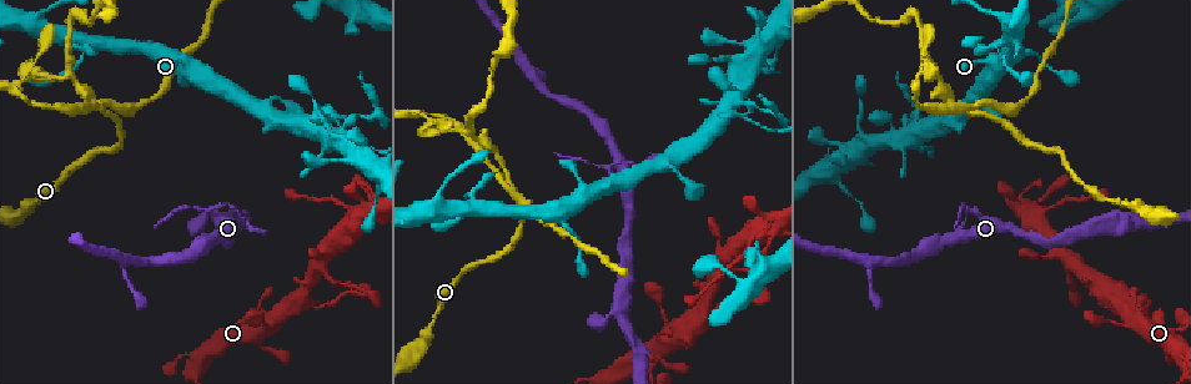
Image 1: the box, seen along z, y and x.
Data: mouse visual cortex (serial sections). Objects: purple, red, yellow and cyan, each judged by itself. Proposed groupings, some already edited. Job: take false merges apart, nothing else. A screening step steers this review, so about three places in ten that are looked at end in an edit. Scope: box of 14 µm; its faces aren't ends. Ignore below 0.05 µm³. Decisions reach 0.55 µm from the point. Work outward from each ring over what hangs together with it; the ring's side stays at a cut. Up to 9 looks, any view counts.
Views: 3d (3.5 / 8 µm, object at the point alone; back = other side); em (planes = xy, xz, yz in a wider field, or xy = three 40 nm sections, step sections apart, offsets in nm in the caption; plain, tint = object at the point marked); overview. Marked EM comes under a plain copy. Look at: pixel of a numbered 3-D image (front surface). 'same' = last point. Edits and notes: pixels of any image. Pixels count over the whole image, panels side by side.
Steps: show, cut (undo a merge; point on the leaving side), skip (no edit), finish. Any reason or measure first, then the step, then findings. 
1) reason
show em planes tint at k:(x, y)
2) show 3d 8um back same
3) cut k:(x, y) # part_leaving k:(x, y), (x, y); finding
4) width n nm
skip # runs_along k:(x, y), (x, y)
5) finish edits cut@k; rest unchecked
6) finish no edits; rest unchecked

abrupt turn
show em xy step 5 tint at 1:(606, 167)

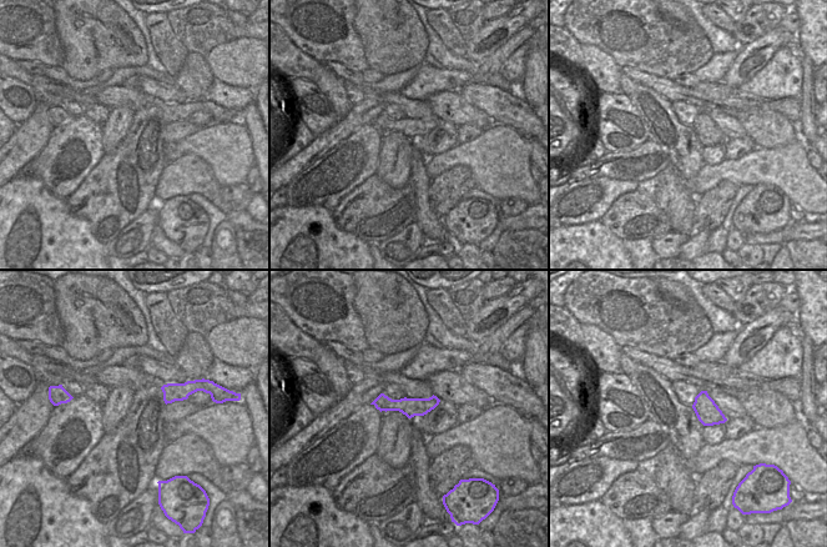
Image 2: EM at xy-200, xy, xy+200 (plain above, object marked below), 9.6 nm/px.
wider look
show 3d 3.5um same

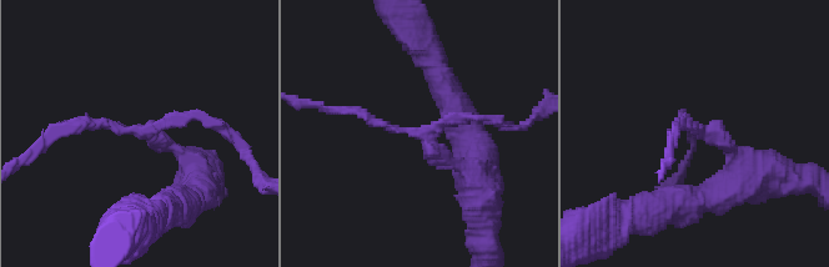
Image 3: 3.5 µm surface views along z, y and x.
skip # runs_along 2:(435, 401), (427, 405), (377, 402); one cell here

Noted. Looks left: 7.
show 3d 3.5um back at 1:(1038, 216)

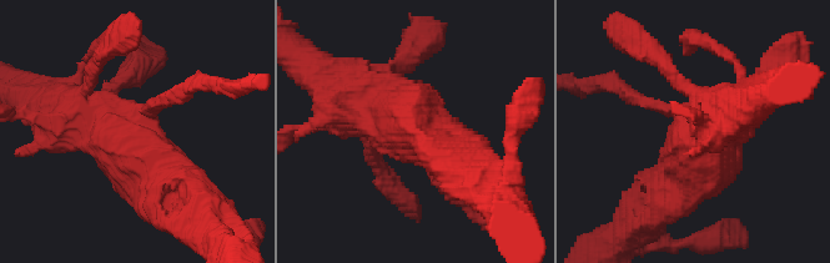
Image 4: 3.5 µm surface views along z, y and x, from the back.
now the EM
show em xy step 3 tint at 4:(688, 127)

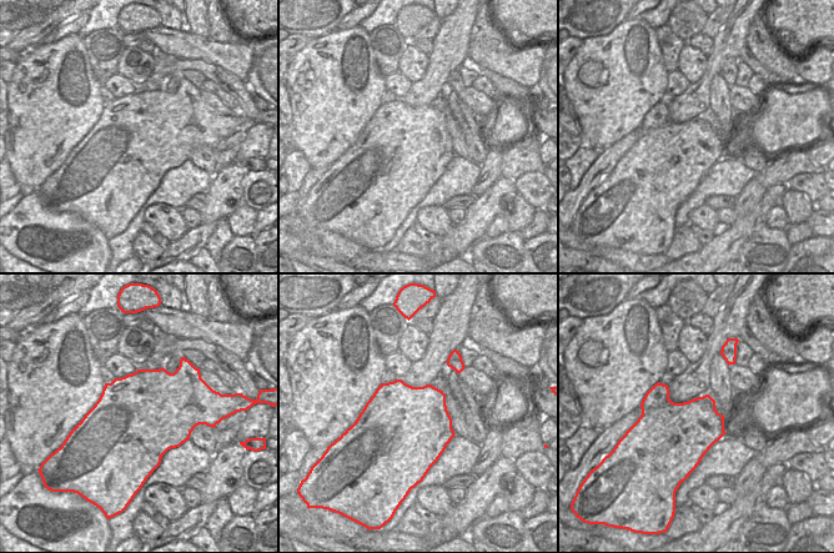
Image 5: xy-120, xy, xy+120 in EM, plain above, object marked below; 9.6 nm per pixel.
skip # runs_along 4:(668, 192), (689, 130), (629, 96); continuous, no second cell

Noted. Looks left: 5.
show 3d 3.5um at 1:(472, 136)

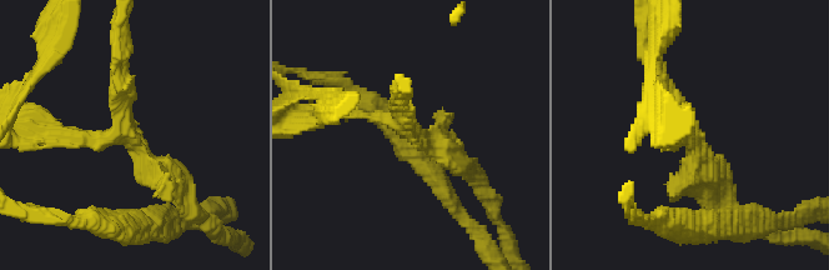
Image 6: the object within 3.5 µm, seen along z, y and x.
arms 3; arm_widths 150, 200, 300 nm
show em xy step 2 tint at 6:(406, 129)

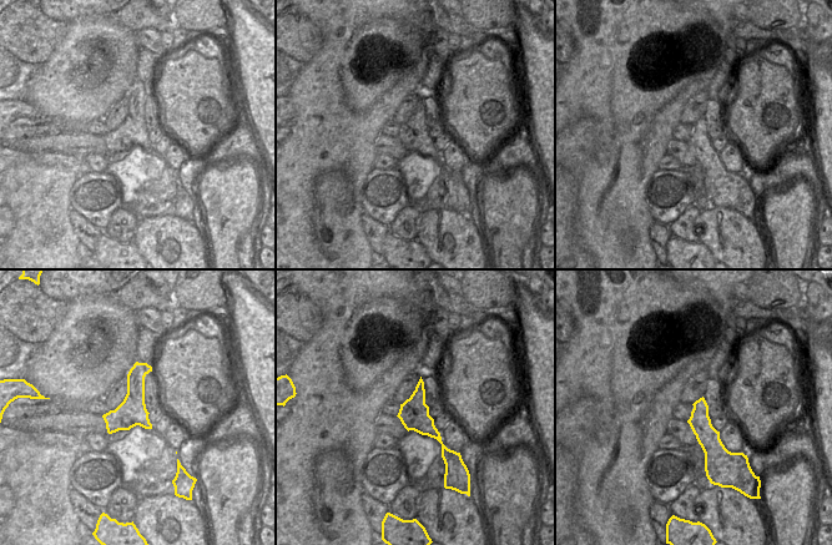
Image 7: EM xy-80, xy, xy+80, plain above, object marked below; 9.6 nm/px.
skip # one cell here

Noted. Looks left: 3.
sharp bend
show 3d 3.5um back at 1:(769, 112)

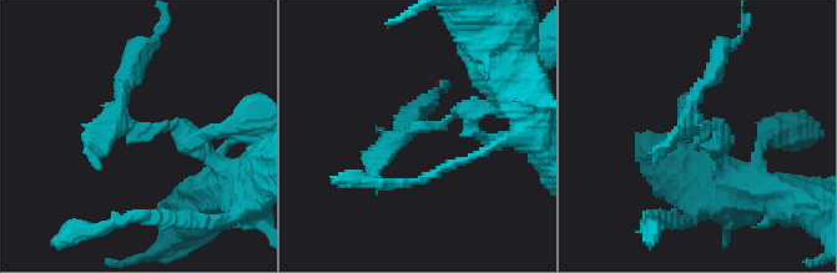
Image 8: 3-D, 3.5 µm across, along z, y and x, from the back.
cut 8:(403, 134) # part_leaving 8:(162, 127), (120, 116), (135, 54); two cells meet here

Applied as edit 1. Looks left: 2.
finish edits cut@8; rest unchecked

